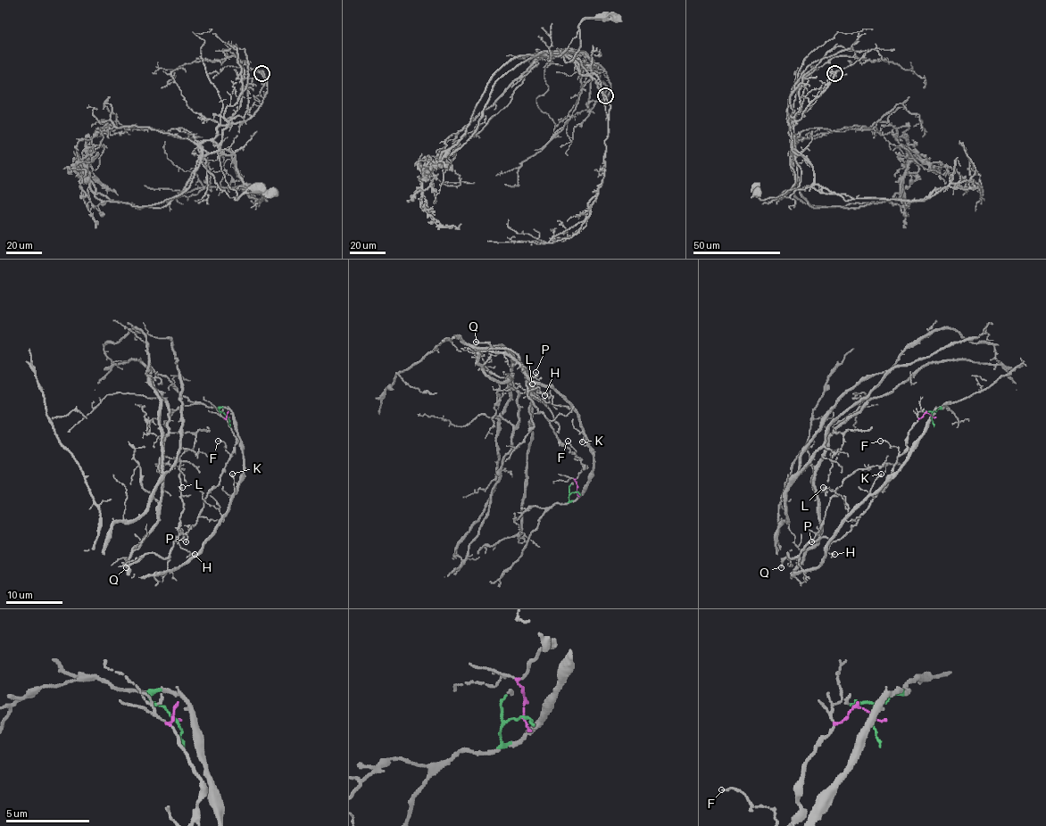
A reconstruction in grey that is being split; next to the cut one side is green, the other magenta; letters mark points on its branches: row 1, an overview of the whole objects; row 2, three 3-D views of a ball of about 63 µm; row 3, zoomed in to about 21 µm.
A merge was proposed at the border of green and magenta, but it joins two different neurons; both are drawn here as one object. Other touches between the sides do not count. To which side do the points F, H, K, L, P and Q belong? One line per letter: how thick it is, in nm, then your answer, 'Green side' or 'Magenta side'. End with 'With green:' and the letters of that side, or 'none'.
F: Thickness 90 nm. Magenta side
H: Thickness 80 nm. Magenta side
K: Thickness 160 nm. Green side
L: Thickness 160 nm. Magenta side
P: Thickness 100 nm. Magenta side
Q: Thickness 200 nm. Magenta side
With green: K

